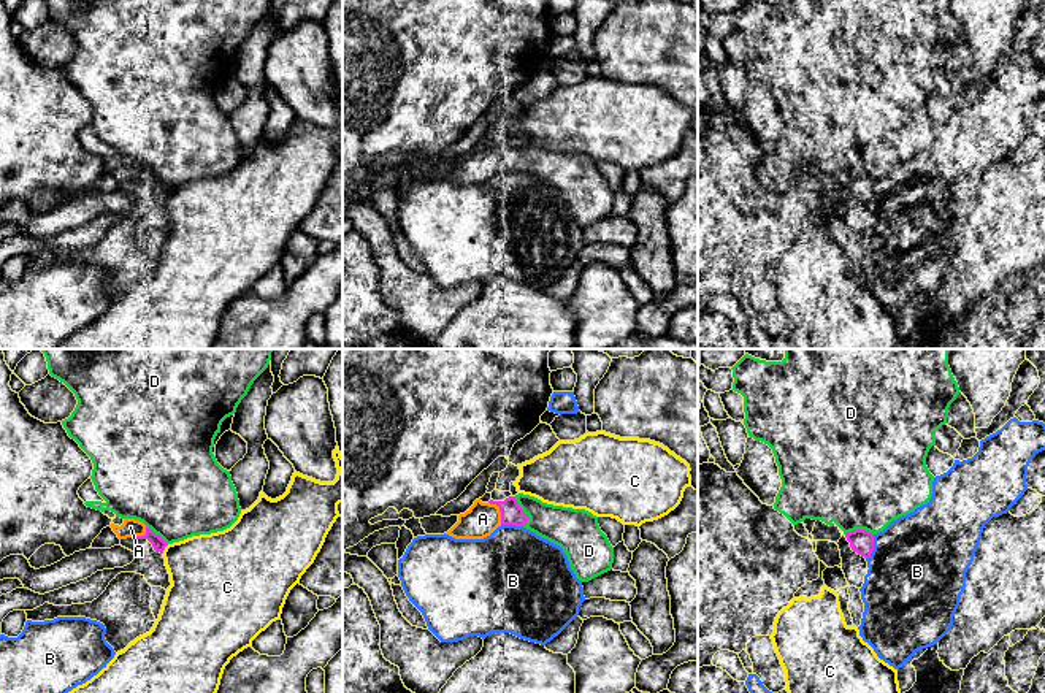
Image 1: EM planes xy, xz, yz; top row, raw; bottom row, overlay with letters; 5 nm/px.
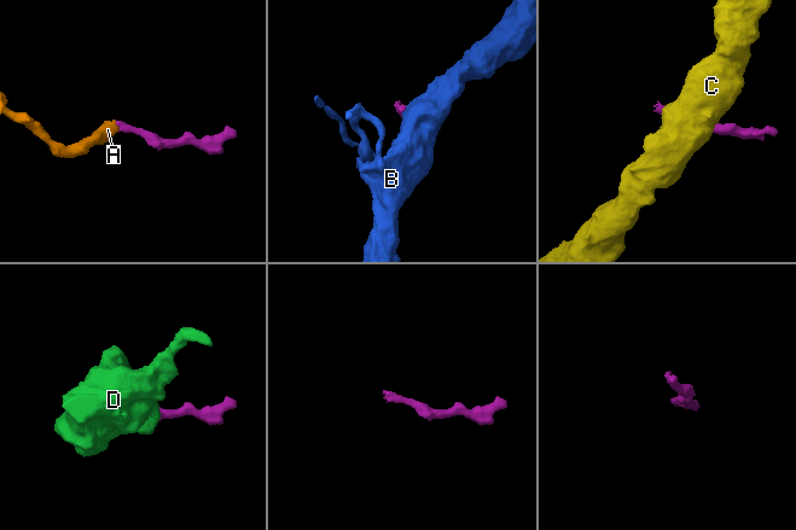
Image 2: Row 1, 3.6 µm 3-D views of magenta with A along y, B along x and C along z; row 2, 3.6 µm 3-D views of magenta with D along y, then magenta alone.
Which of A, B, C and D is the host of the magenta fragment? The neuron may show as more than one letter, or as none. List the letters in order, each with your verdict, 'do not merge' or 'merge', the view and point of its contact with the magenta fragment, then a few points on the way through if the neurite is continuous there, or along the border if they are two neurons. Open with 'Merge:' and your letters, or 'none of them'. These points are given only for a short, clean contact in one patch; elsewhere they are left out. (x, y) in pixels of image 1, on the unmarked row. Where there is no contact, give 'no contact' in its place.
Merge: A
A: merge; contact xz (500, 156)
B: do not merge; contact yz (872, 192)
C: do not merge; contact xy (164, 194); border xy (168, 189), (162, 197)
D: do not merge; contact xz (524, 157)

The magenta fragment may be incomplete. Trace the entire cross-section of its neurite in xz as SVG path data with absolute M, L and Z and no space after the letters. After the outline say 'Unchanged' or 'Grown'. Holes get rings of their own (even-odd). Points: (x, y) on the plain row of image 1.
M515 141L488 147L479 143L465 159L458 160L458 167L446 179L455 184L484 184L501 170L525 171L528 165L530 162Z. Grown

